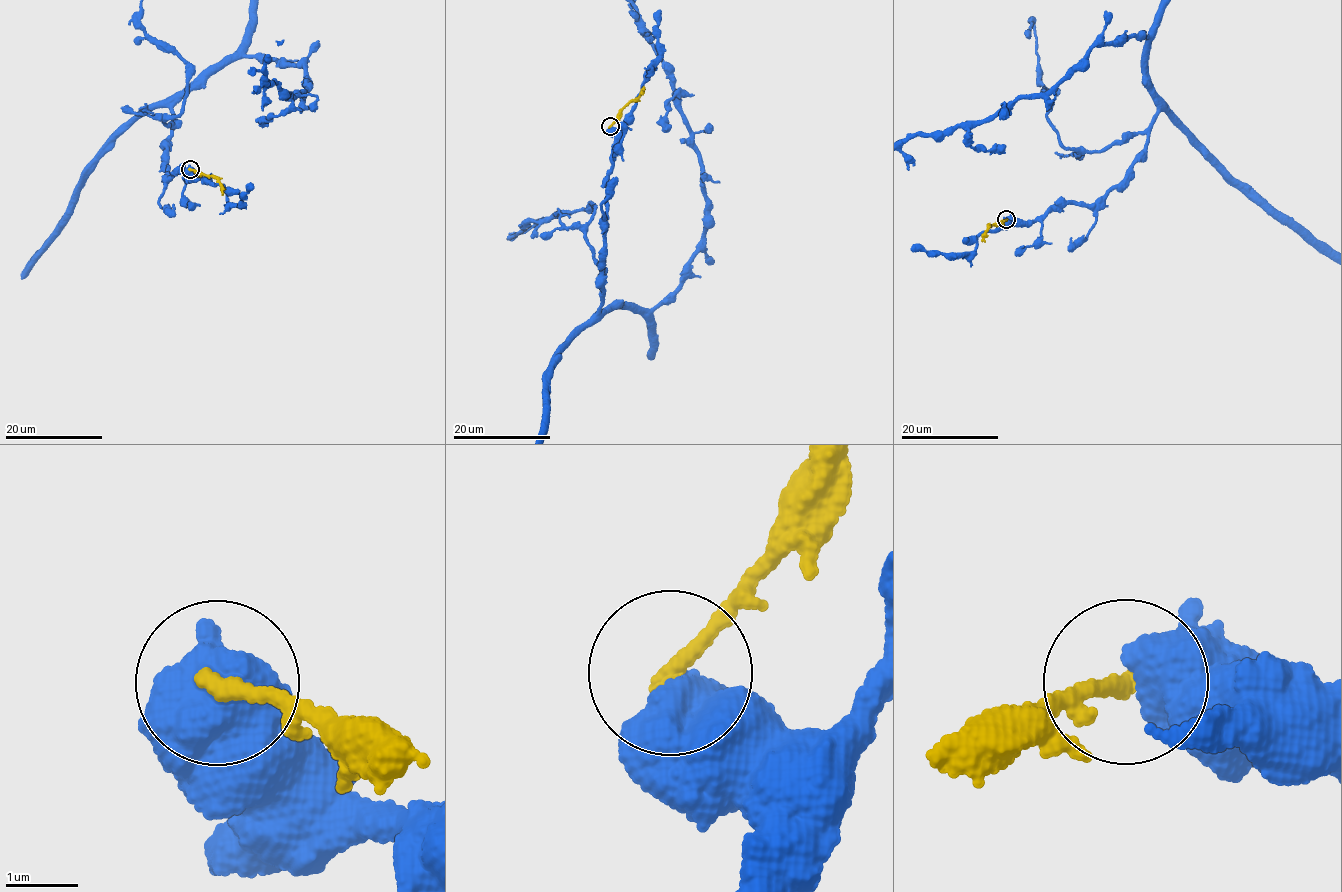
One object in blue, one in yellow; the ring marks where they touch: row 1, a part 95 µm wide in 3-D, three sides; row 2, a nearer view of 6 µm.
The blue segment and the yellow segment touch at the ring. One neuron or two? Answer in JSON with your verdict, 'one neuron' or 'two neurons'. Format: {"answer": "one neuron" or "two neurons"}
{"answer": "two neurons"}

